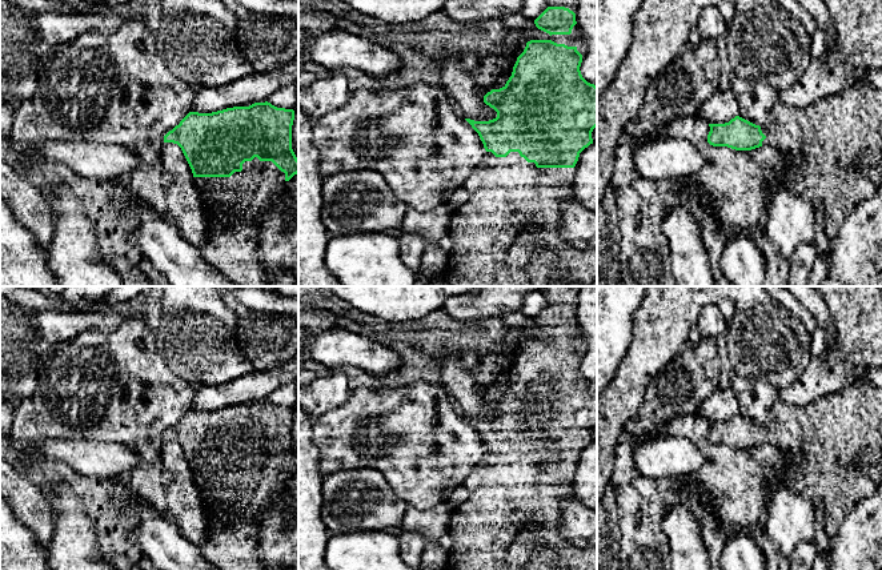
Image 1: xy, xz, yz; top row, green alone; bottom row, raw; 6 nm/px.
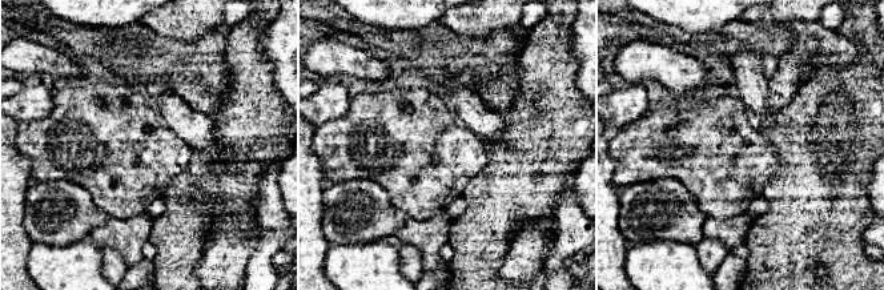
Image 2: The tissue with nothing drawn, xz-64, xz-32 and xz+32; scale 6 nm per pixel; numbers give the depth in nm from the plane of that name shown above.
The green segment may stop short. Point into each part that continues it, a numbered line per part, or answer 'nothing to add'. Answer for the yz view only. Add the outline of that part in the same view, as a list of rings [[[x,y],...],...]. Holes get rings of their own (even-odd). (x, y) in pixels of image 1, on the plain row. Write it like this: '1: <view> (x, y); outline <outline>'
1: yz (840, 436); outline [[[870,382],[853,384],[838,393],[819,397],[803,406],[778,400],[773,408],[771,420],[761,425],[761,429],[766,434],[762,443],[770,443],[783,454],[783,461],[766,471],[763,509],[767,506],[771,490],[779,482],[785,482],[797,493],[807,497],[813,507],[819,501],[823,503],[823,526],[831,539],[837,535],[846,515],[882,483],[882,389],[873,386]],[[801,457],[805,463],[801,466],[801,475],[795,478],[794,469],[798,466]]]

